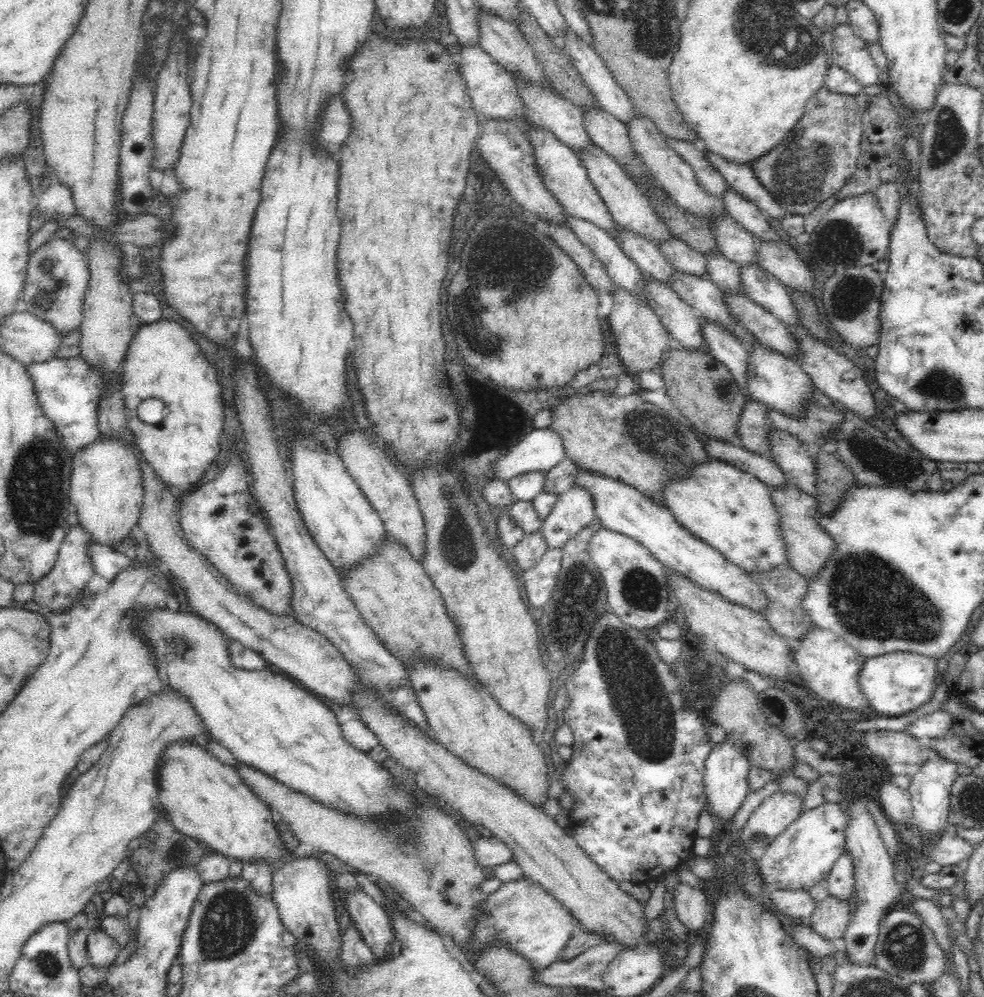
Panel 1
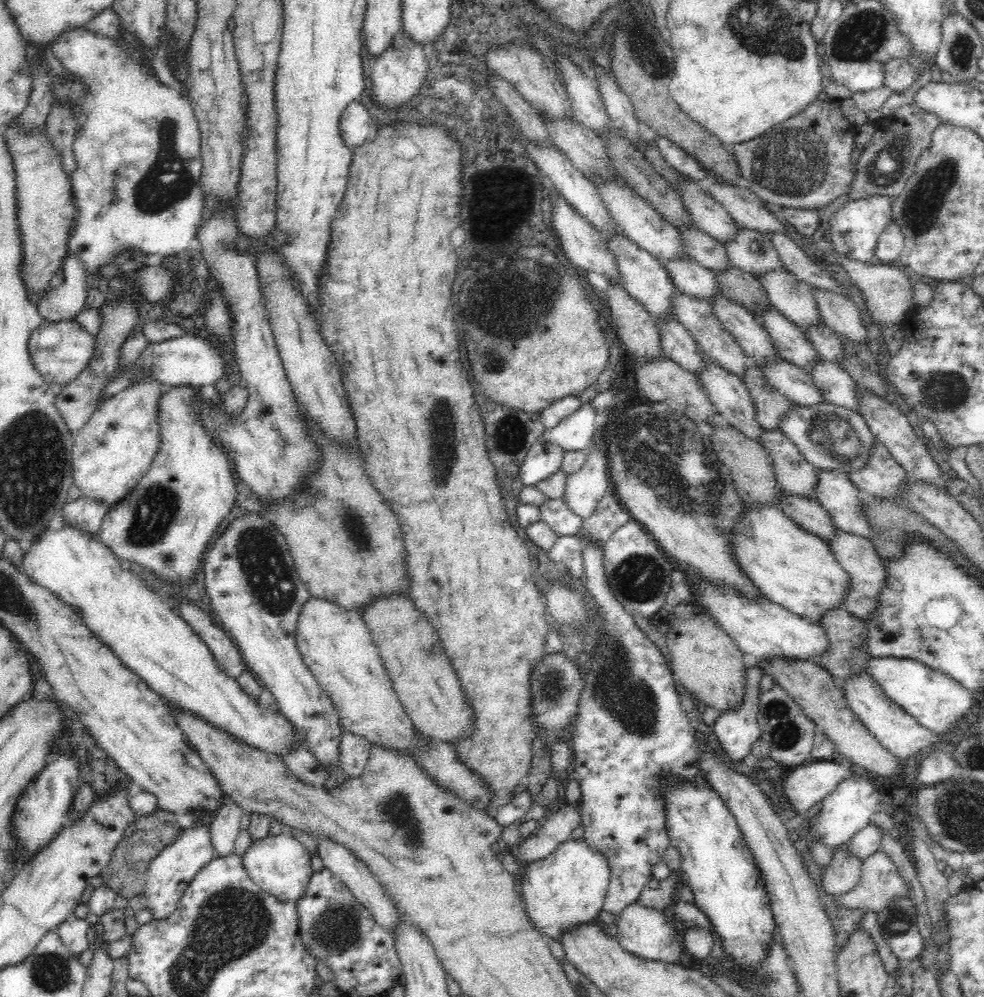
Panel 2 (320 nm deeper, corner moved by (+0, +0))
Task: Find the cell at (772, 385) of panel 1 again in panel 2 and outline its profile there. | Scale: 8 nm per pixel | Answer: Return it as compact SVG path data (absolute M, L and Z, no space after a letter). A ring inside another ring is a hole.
M824 400L813 407L799 407L794 404L793 411L781 420L781 431L800 449L804 458L818 471L850 471L861 469L869 461L873 444L876 443L874 435L867 425L865 418L856 411L830 404Z

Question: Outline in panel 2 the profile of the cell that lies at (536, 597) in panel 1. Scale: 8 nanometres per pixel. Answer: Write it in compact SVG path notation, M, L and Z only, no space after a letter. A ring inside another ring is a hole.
M560 536L549 551L548 557L565 572L566 576L579 579L585 573L583 548L584 543L580 536Z

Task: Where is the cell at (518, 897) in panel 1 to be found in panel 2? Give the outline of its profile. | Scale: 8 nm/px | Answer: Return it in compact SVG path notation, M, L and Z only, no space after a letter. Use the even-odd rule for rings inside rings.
M577 833L560 843L546 858L525 864L518 890L521 890L521 898L533 926L544 936L558 940L562 930L591 922L603 910L610 875L608 859Z

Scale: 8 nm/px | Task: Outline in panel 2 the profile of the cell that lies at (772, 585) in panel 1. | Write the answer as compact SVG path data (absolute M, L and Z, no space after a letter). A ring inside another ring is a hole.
M842 608L824 613L820 625L828 635L830 647L830 650L822 656L822 660L819 662L820 666L826 667L825 670L839 682L850 678L852 675L867 672L868 662L874 657L868 653L867 644L869 642L865 638L866 621L855 617L851 612Z

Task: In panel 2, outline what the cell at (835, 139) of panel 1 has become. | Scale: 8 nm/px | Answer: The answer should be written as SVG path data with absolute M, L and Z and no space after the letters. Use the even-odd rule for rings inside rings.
M819 97L810 102L794 117L773 126L764 134L733 146L742 178L750 184L750 190L761 198L765 204L823 210L832 200L848 190L853 182L850 154L854 150L854 127L846 121L845 104L836 99Z

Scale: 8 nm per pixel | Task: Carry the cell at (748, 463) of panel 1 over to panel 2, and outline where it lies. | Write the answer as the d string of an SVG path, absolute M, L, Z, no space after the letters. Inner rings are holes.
M784 492L779 506L800 528L820 537L827 544L832 544L840 532L818 499L804 499Z

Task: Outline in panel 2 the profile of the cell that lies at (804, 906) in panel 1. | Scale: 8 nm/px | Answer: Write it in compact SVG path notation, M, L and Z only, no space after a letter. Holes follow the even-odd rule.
M878 849L863 860L860 882L850 892L837 895L835 900L846 908L858 911L871 908L879 913L894 896L908 896L907 883L892 859Z

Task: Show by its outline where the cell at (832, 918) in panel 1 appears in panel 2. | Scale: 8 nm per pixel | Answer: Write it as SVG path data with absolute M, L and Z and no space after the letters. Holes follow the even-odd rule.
M849 842L832 849L831 860L823 867L822 884L828 894L841 895L860 882L863 860L849 852Z

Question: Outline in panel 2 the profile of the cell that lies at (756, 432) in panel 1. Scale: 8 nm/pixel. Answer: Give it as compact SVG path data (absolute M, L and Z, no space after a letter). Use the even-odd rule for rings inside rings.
M764 430L761 442L769 453L781 490L804 499L816 499L817 472L800 449L782 431Z

